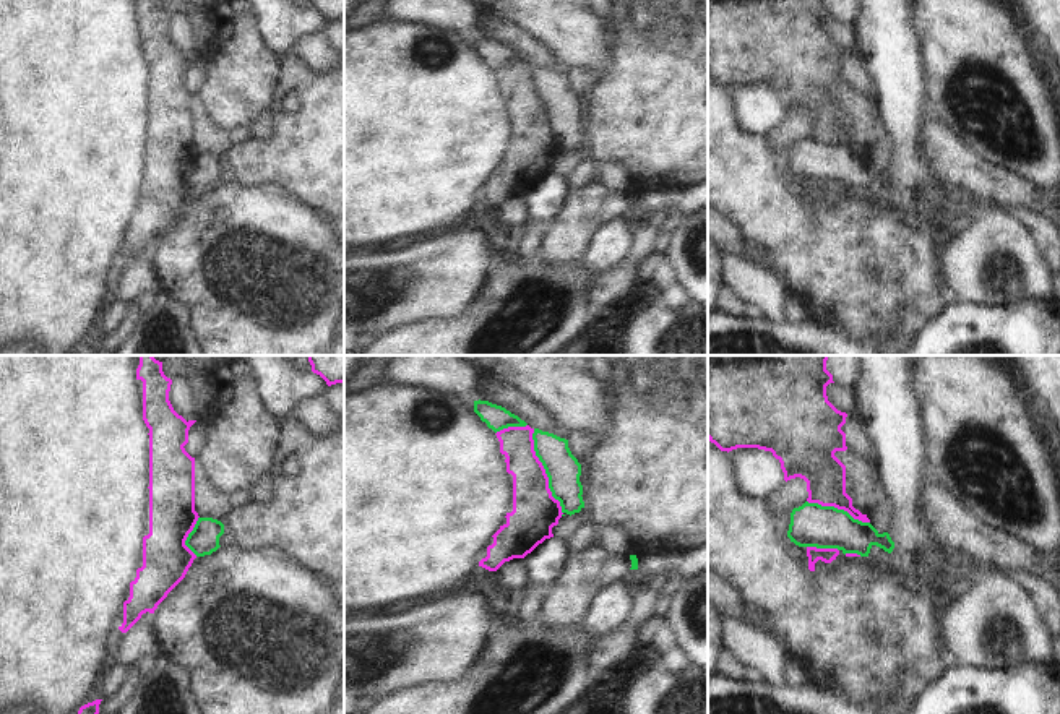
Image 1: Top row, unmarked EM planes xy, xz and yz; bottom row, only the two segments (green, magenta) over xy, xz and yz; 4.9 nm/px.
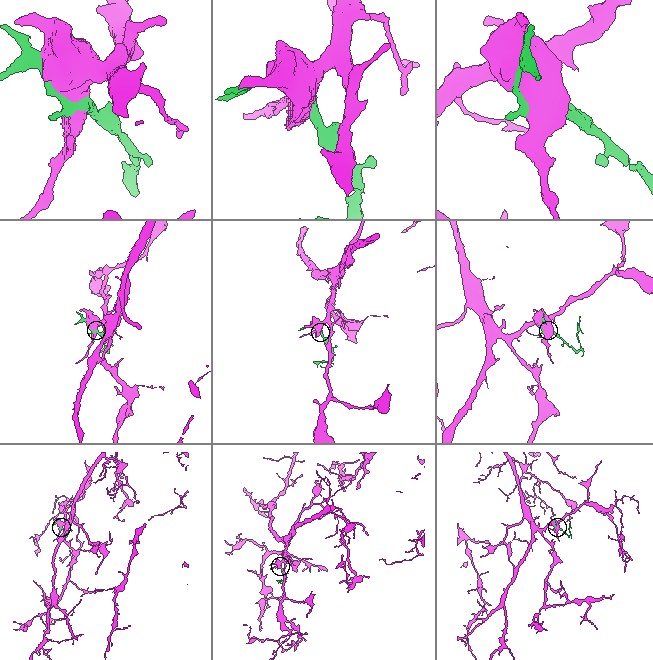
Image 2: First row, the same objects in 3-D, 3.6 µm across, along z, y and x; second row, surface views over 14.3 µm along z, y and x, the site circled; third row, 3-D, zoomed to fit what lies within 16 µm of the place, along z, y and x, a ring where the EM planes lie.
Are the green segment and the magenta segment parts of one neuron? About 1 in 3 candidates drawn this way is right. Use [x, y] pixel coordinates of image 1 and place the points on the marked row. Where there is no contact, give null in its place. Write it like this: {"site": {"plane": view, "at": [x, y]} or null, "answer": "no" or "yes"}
{"site": {"plane": "xz", "at": [546, 473]}, "answer": "no"}

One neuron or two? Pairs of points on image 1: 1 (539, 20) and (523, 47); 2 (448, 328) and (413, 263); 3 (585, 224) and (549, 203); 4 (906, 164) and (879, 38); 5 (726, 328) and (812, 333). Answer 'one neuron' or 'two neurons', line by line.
1: two neurons
2: two neurons
3: two neurons
4: one neuron
5: one neuron

